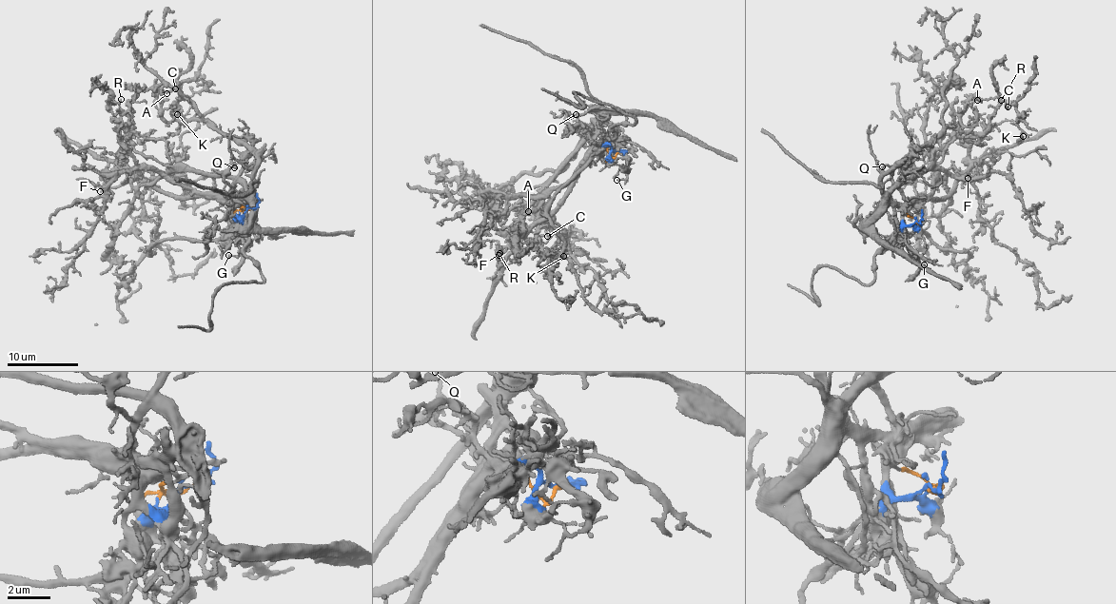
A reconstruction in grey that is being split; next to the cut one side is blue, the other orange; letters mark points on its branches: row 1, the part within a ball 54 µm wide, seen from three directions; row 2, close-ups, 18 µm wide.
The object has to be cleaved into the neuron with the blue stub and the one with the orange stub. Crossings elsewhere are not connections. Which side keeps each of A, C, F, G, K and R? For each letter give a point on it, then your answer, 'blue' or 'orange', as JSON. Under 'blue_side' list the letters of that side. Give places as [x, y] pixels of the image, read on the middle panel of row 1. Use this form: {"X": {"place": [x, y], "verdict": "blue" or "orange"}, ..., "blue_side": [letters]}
{"A": {"place": [528, 211], "verdict": "orange"}, "C": {"place": [547, 236], "verdict": "orange"}, "F": {"place": [499, 255], "verdict": "blue"}, "G": {"place": [616, 180], "verdict": "blue"}, "K": {"place": [563, 256], "verdict": "orange"}, "R": {"place": [499, 253], "verdict": "blue"}, "blue_side": ["F", "G", "R"]}

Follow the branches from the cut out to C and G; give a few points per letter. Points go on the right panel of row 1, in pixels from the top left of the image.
C: (917, 223), (890, 198), (881, 177), (932, 146), (945, 129), (982, 131), (995, 107), (1003, 101), (1008, 106)
G: (917, 221), (904, 227), (902, 242), (923, 264)

